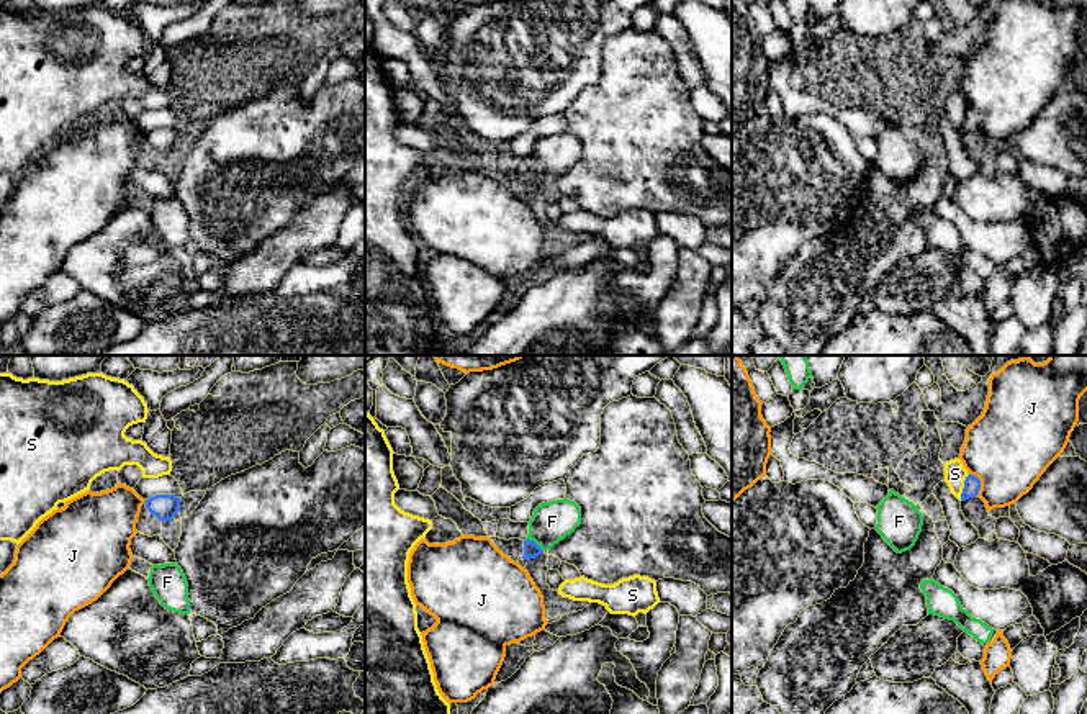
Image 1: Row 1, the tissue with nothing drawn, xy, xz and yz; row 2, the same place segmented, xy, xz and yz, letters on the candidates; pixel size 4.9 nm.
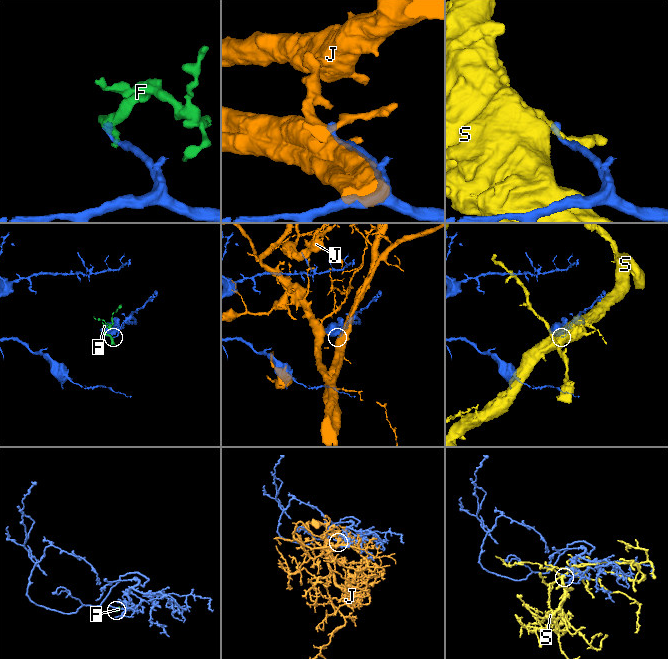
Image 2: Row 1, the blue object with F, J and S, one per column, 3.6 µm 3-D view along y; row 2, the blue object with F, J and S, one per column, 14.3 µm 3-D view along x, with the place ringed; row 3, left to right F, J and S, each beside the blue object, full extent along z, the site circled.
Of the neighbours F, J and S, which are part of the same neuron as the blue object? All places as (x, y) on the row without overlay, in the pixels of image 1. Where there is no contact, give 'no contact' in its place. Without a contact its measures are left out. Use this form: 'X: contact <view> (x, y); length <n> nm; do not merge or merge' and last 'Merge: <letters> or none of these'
F: contact xz (534, 176); length 110 nm; do not merge
J: contact yz (979, 117); length 130 nm; do not merge
S: contact yz (965, 120); length 140 nm; do not merge
Merge: none of these

